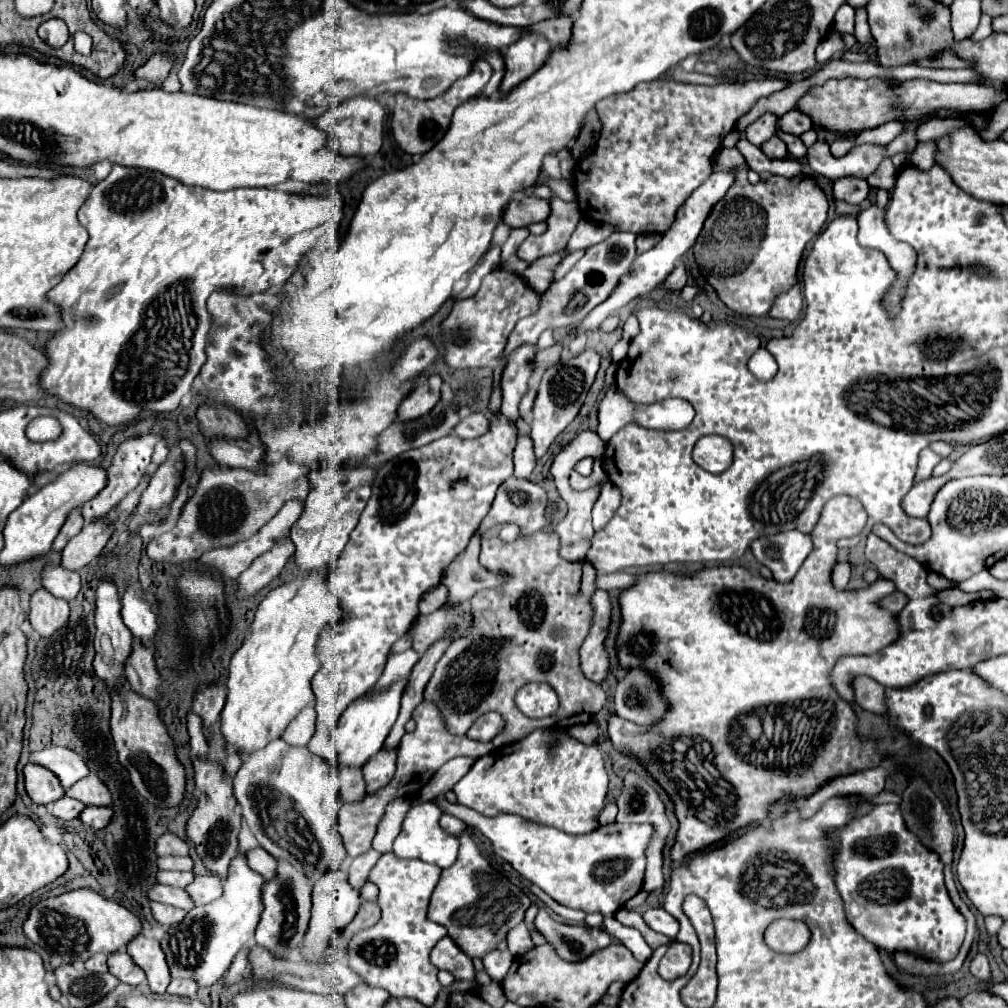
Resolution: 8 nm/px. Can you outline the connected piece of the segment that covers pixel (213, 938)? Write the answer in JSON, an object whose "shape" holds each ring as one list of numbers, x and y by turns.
{"shape":[[239,848,237,856,229,864,229,876,223,886,223,896,211,904,195,906,193,910,187,912,187,916,179,924,173,924,167,930,167,934,163,938,163,952,167,956,167,964,171,968,173,978,191,978,199,986,213,986,215,982,219,982,223,978,223,974,231,966,233,958,237,956,237,952,253,938,255,928,261,920,261,914,265,908,263,906,263,884,265,884,265,878,247,866,247,850]]}

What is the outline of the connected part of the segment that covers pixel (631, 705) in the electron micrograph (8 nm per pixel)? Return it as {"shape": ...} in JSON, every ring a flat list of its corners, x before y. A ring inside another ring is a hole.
{"shape":[[629,670,625,678,617,682,615,712,637,724,659,720,665,712,665,702,661,700,655,680,647,672]]}

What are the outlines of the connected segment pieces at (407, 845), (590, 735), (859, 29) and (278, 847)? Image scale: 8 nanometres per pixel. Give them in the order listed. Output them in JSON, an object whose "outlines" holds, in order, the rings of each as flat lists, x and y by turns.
{"outlines":[[[425,802,425,804,417,804,417,806,409,808,409,812,403,820,403,828,401,828,397,840,393,842,393,854,397,858,417,858,417,860,435,864,439,868,448,868,457,859,459,847,456,847,456,840,458,838,441,830,437,806,433,802]],[[588,722,587,724,579,724,579,726,573,726,569,728,569,734,577,740,581,740,583,744,593,744,597,740,597,726,594,722]],[[857,10,857,14,855,14,855,38,861,46,871,46,873,44,873,36,869,32,865,10]],[[281,738,269,742,263,750,245,758,233,790,259,846,277,860,295,860,293,866,311,882,339,868,347,858,337,832,341,810,339,780,329,762,313,756,305,746,289,746]]]}

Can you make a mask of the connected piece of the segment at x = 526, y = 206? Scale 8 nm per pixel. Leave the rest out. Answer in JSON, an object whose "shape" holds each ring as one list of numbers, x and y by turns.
{"shape":[[521,194,513,198,511,204,505,206,503,222,509,224,511,228,523,228,523,226,529,226,531,222,543,222,547,216,549,216,547,200]]}

